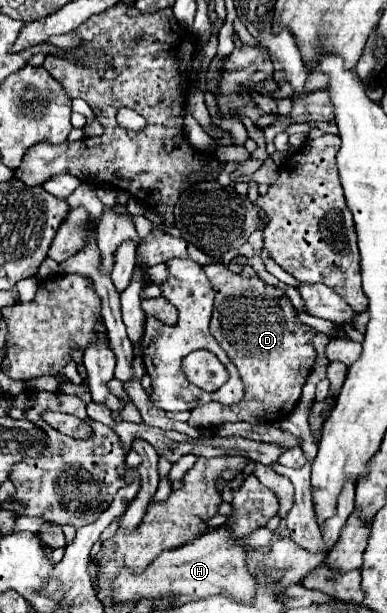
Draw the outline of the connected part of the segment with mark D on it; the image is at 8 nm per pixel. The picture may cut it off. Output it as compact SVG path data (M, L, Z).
M205 265L203 269L215 291L213 313L219 313L211 319L211 333L237 367L245 385L245 397L237 405L221 405L217 401L205 403L191 411L187 423L191 427L209 429L233 421L259 425L281 419L295 409L301 387L313 371L317 357L315 349L309 345L313 331L295 319L293 305L281 289L267 285L261 279L235 275L225 265Z

